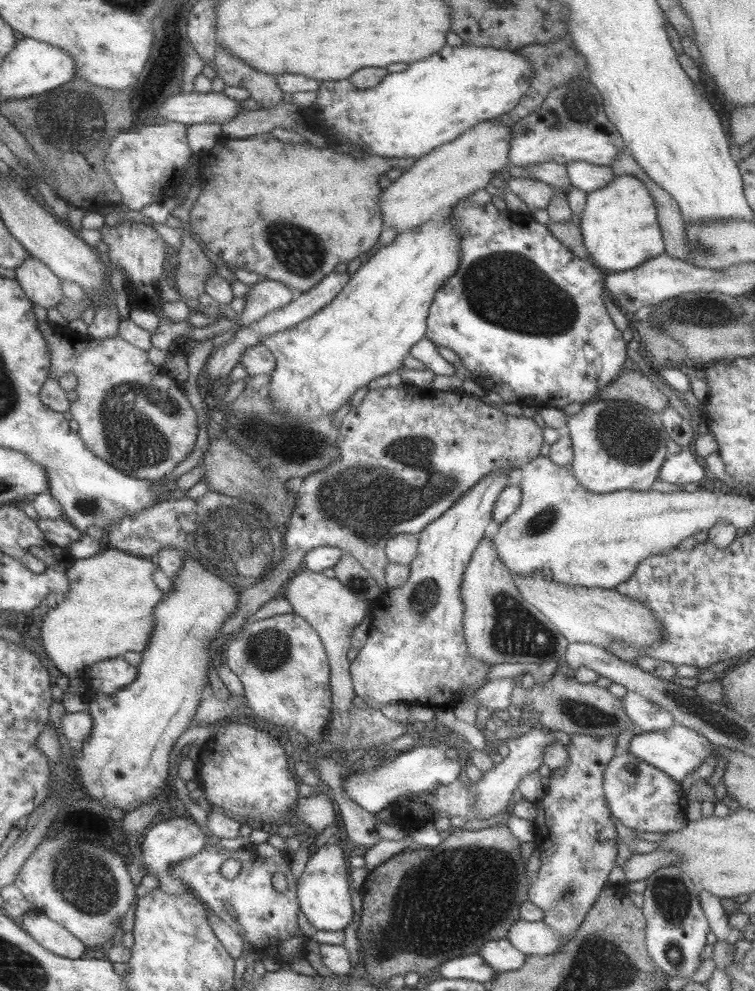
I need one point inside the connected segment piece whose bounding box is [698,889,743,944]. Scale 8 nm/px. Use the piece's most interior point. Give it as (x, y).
(716, 917)

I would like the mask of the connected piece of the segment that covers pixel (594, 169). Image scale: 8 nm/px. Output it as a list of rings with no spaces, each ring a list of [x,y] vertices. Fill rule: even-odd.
[[[574,160],[565,164],[569,175],[570,186],[574,186],[583,192],[593,192],[603,188],[610,180],[613,180],[614,173],[609,165],[595,165]]]

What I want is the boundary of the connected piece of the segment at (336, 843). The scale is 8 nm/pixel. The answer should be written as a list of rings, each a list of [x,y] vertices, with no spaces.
[[[340,837],[327,841],[316,852],[311,853],[303,872],[296,880],[298,910],[317,930],[341,931],[353,919],[351,885],[347,882],[347,871],[350,868],[345,864],[343,848]]]

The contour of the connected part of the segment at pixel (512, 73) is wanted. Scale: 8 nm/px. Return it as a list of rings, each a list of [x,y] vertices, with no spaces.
[[[445,43],[441,50],[409,63],[402,72],[387,73],[373,88],[357,88],[348,79],[321,81],[315,90],[317,112],[311,114],[311,108],[305,107],[303,115],[309,114],[313,122],[322,122],[334,134],[342,136],[366,154],[416,160],[440,144],[451,142],[476,124],[498,118],[511,110],[528,88],[531,78],[531,65],[514,51],[463,44],[454,47]]]

